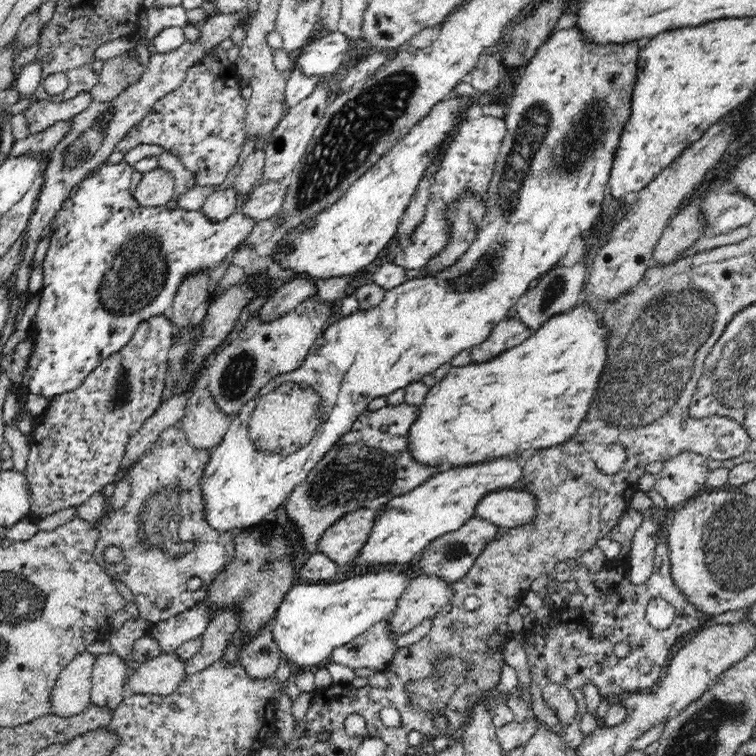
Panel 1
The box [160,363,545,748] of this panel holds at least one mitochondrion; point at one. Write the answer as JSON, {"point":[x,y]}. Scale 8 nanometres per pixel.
{"point":[360,474]}

